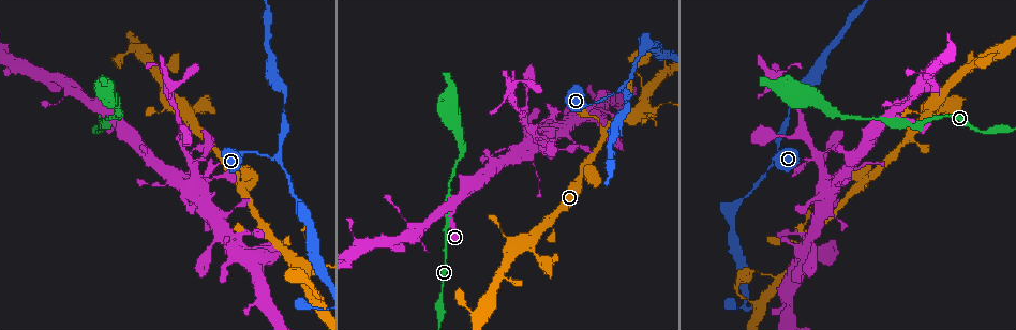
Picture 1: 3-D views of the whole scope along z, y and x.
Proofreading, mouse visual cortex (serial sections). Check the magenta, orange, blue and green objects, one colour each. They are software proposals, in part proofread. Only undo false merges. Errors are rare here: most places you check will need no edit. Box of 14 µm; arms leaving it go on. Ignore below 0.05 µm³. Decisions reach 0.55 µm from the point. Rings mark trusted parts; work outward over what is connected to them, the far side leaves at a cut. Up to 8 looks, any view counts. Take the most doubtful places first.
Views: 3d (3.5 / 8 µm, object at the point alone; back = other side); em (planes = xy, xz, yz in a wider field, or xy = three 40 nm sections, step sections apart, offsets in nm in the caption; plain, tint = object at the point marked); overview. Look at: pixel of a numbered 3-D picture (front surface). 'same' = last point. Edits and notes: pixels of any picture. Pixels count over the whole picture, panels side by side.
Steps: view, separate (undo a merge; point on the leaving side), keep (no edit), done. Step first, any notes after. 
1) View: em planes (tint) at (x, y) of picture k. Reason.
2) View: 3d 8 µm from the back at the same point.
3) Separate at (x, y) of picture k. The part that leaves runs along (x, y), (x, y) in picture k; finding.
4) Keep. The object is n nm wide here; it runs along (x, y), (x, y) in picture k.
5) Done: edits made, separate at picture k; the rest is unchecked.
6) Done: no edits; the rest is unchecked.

View: 3d 3.5 µm at (621, 87) of picture 1. Three-way junction.

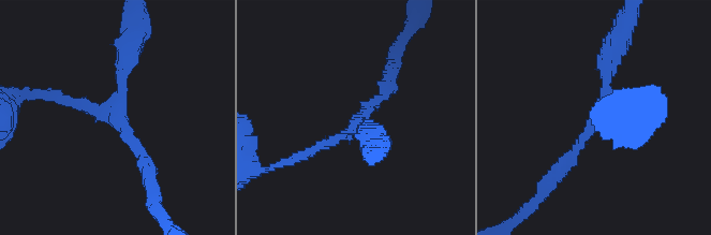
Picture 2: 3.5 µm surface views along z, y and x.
View: em xy step 5 (plain) at (354, 124) of picture 2. 3 arms meet here; the arms are 150, 150, 200 nm wide; now the EM.

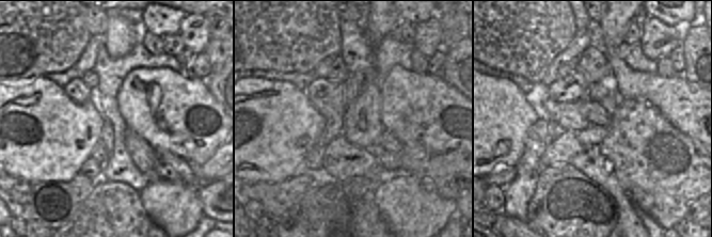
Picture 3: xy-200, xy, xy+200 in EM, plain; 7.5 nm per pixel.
View: em xy step 5 (tint) at the same point.

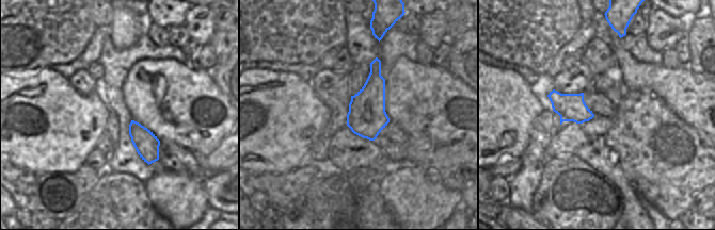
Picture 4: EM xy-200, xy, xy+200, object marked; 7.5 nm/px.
Keep. It runs along (295, 159), (341, 137), (387, 88) in picture 2; continuous, no second cell.

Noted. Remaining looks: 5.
View: 3d 3.5 µm at (736, 310) of picture 1. Thin neck.

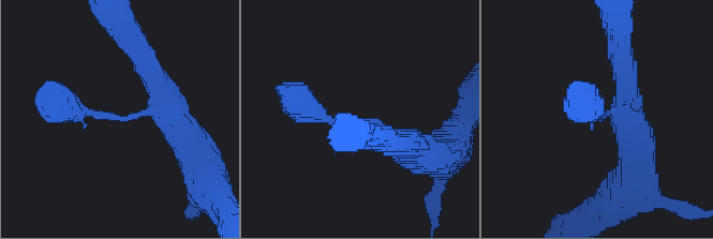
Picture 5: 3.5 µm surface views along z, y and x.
View: em xy step 5 (tint) at (603, 117) of picture 5. The arms are 150, 400 nm wide.

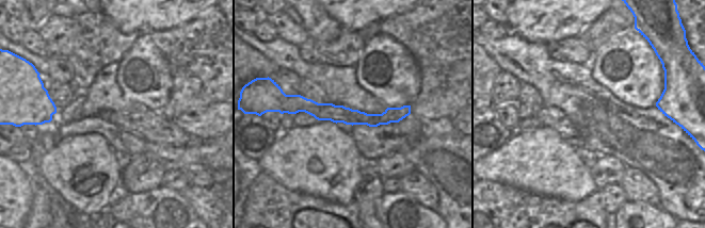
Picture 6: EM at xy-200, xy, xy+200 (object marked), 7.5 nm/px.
View: em xy step 3 (tint) at the same point. Another direction.

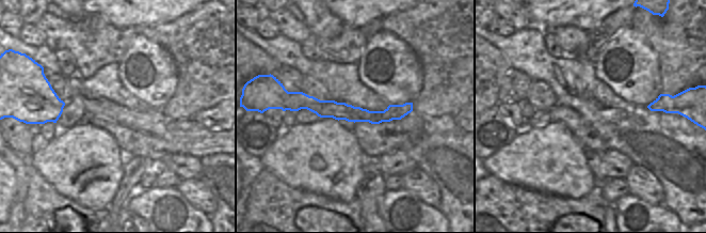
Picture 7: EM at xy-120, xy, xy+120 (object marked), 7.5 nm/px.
Keep. It runs along (391, 140), (292, 93) in picture 5; continuous, no second cell.

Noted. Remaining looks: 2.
View: 3d 8 µm at (106, 95) of picture 1. Thick turns thin.

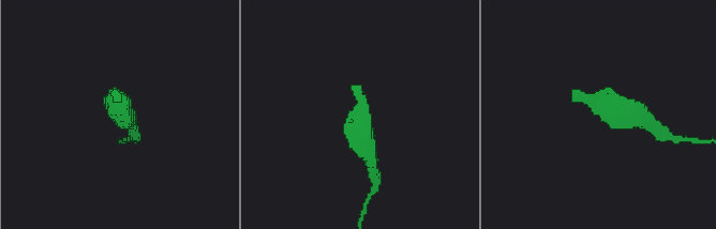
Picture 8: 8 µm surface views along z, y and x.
View: 3d 3.5 µm at (120, 114) of picture 8.

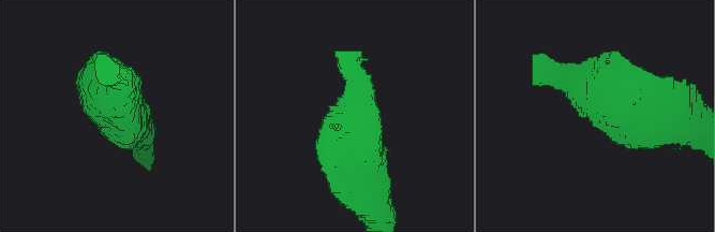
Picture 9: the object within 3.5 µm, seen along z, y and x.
Keep. It runs along (368, 172), (365, 117), (328, 120) in picture 9; continuous, no second cell.

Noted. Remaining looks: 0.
Done: no edits; the rest is unchecked.

